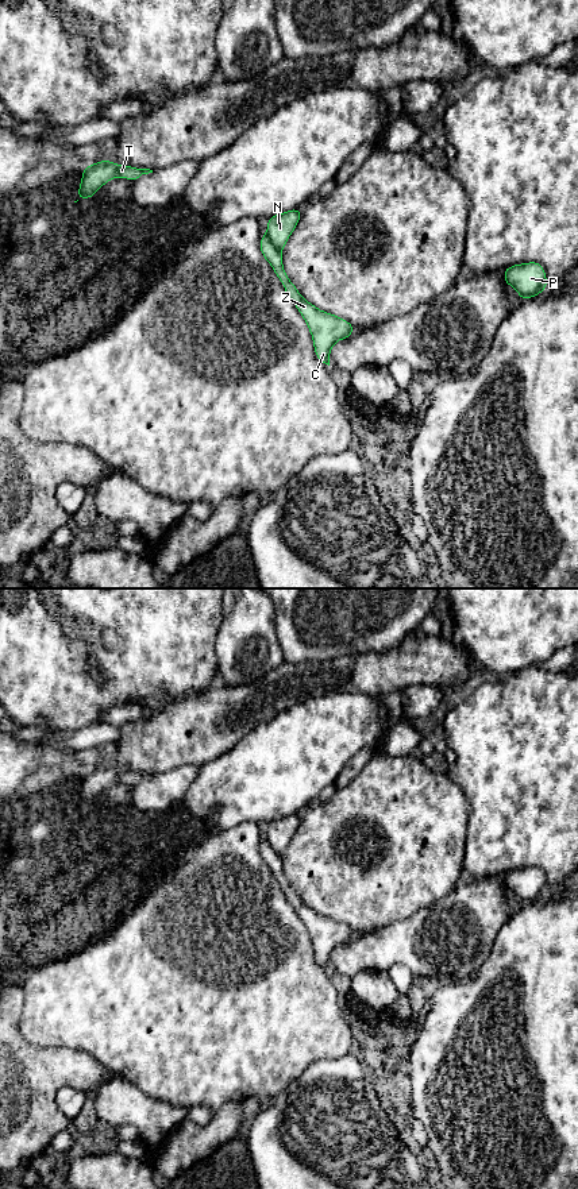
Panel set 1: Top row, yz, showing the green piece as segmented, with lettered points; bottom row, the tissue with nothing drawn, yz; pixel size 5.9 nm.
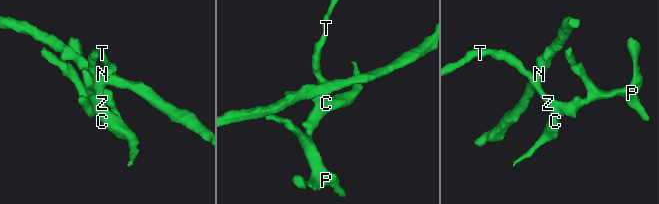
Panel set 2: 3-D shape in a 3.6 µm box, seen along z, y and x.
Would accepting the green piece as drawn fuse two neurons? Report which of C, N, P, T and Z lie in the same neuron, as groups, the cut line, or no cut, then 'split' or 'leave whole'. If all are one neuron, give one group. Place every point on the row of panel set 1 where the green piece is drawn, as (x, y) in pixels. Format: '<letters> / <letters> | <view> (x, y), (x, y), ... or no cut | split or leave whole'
C P T Z / N | yz (265, 235), (280, 250) | split

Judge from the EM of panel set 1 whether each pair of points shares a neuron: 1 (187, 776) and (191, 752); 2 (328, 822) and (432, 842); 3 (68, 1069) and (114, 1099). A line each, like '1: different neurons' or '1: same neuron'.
1: different neurons
2: same neuron
3: different neurons

